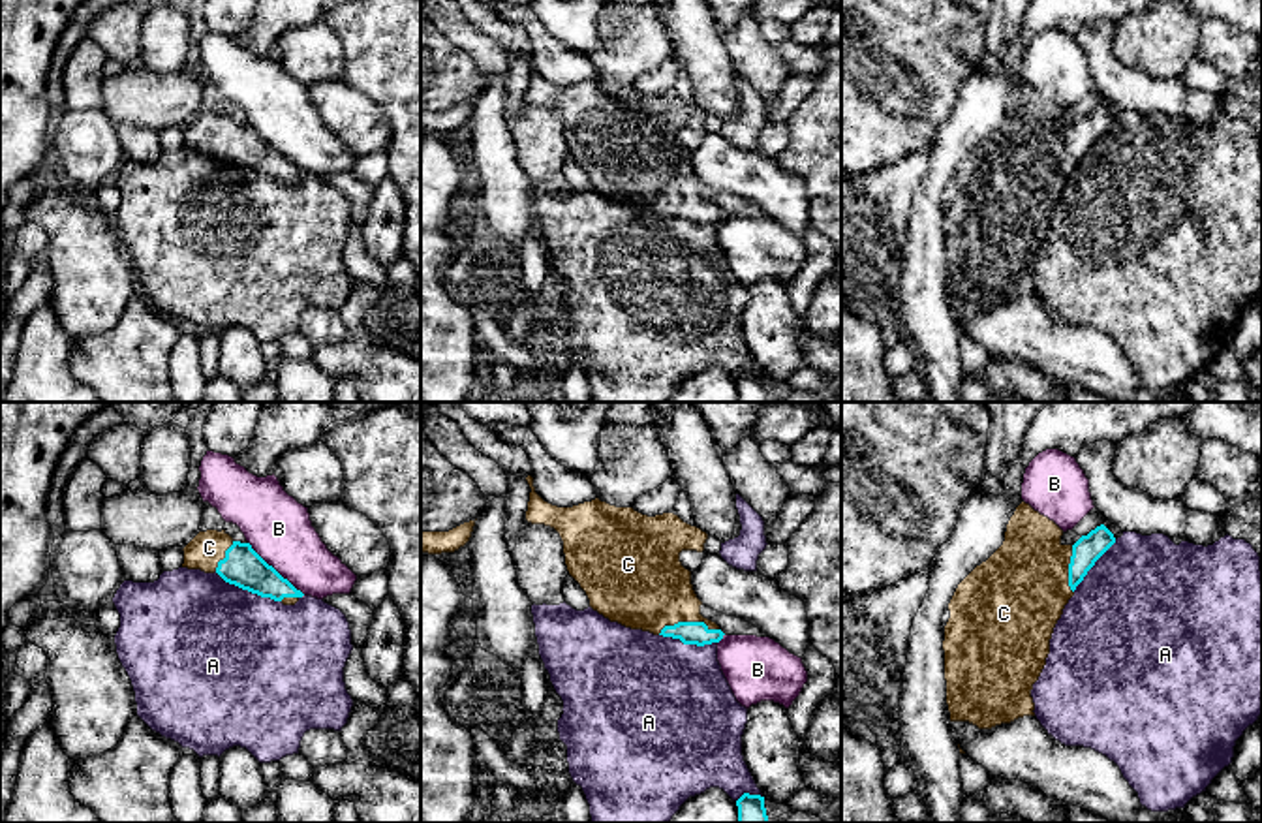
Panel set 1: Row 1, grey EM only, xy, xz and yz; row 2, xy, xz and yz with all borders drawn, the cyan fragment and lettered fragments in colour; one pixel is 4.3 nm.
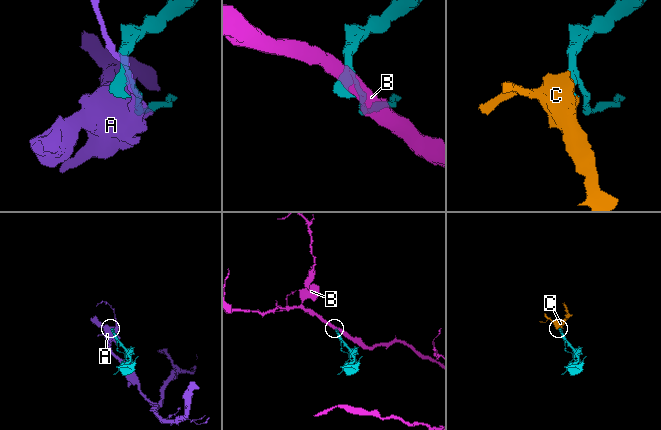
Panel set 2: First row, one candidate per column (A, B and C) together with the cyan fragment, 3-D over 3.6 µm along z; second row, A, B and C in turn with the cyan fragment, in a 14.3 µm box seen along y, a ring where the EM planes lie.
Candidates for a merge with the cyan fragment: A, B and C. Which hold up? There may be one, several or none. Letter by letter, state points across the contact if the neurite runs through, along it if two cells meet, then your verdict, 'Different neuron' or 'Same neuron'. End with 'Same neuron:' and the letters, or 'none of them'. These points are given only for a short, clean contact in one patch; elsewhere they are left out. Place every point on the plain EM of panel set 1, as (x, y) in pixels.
A: Different neuron
B: Different neuron
C: Path across: xz (697, 213), (688, 201), (643, 164). Same neuron
Same neuron: C

